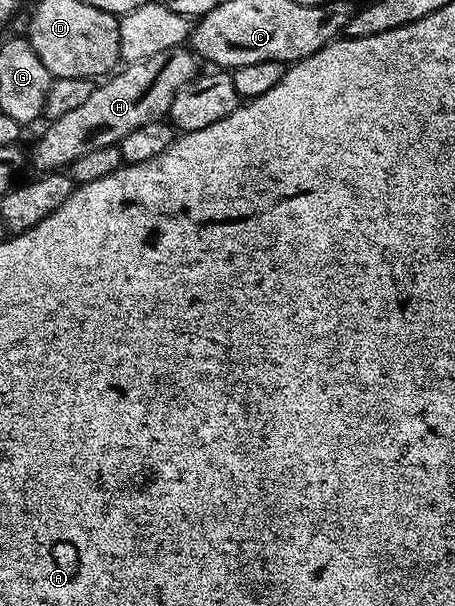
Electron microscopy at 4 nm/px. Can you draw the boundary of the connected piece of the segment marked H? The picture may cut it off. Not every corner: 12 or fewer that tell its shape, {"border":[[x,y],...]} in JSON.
{"border":[[187,44],[126,63],[46,123],[39,174],[164,121],[198,78]]}

